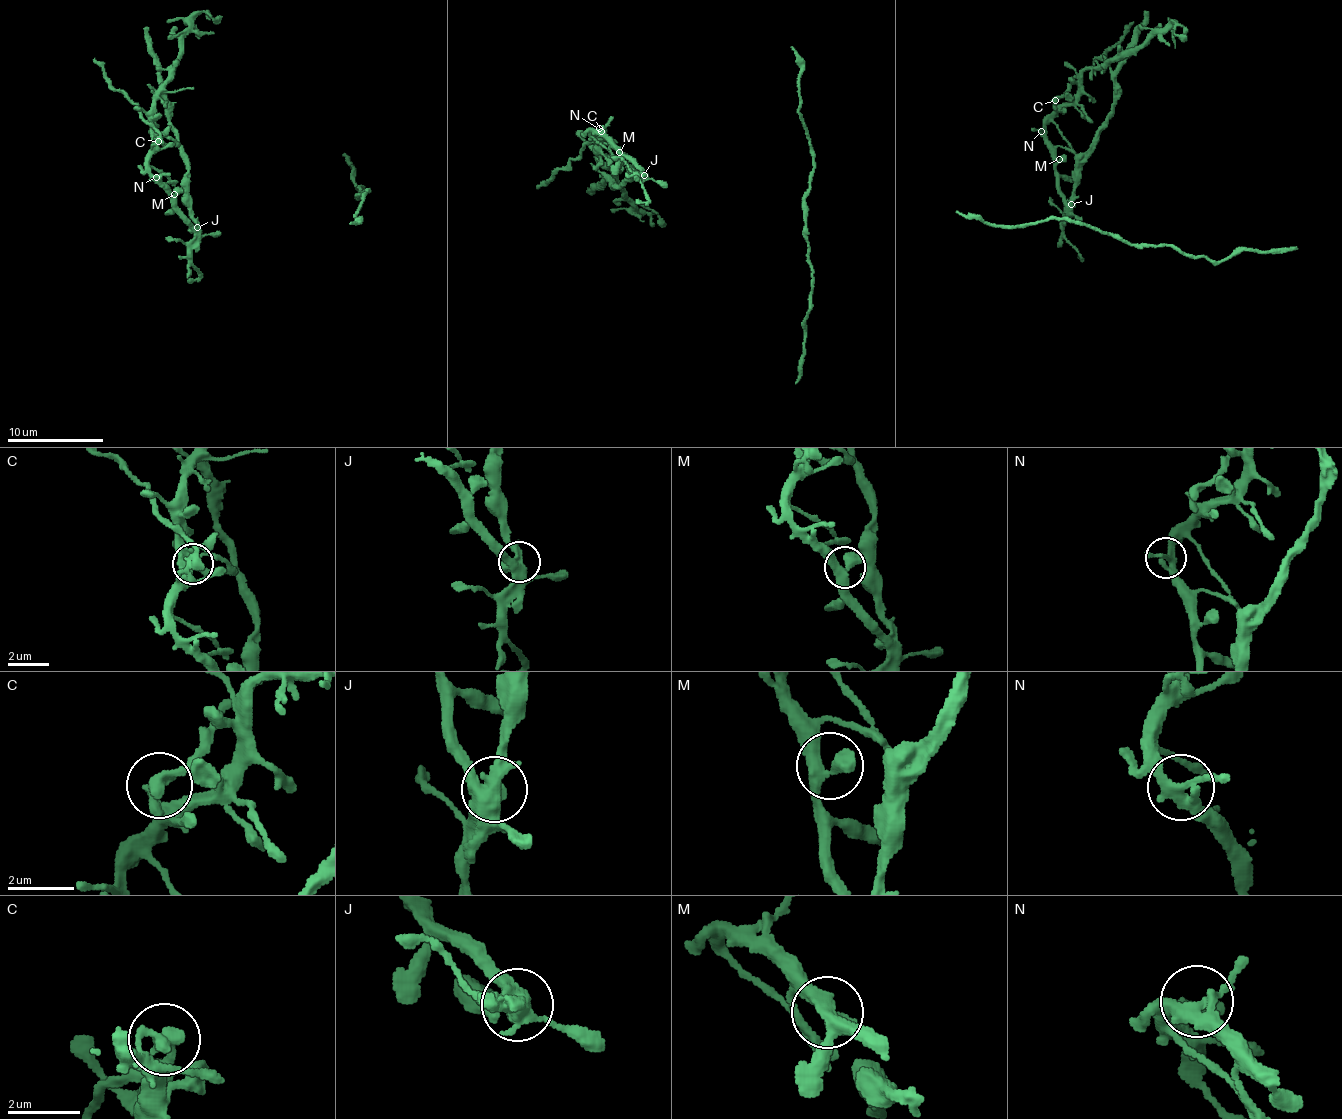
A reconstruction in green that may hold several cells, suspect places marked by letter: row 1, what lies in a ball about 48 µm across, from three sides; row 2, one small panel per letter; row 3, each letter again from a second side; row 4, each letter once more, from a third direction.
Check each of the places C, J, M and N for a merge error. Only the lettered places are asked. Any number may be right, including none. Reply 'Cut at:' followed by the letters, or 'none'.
Cut at: C, J

